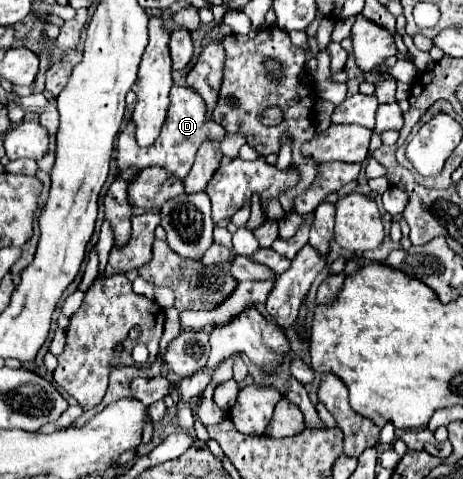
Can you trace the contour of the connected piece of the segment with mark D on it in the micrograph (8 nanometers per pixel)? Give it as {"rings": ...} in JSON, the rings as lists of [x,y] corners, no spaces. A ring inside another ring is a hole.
{"rings":[[[172,86],[168,114],[166,114],[166,120],[160,128],[156,142],[152,146],[140,148],[136,144],[136,124],[134,124],[134,120],[130,120],[126,124],[126,128],[120,132],[118,142],[116,142],[116,164],[120,170],[130,170],[130,168],[144,170],[150,166],[160,166],[166,170],[168,176],[182,180],[190,172],[194,154],[200,148],[200,144],[206,140],[222,142],[224,136],[226,136],[226,130],[212,116],[208,116],[208,106],[196,90],[192,90],[188,86]]]}

